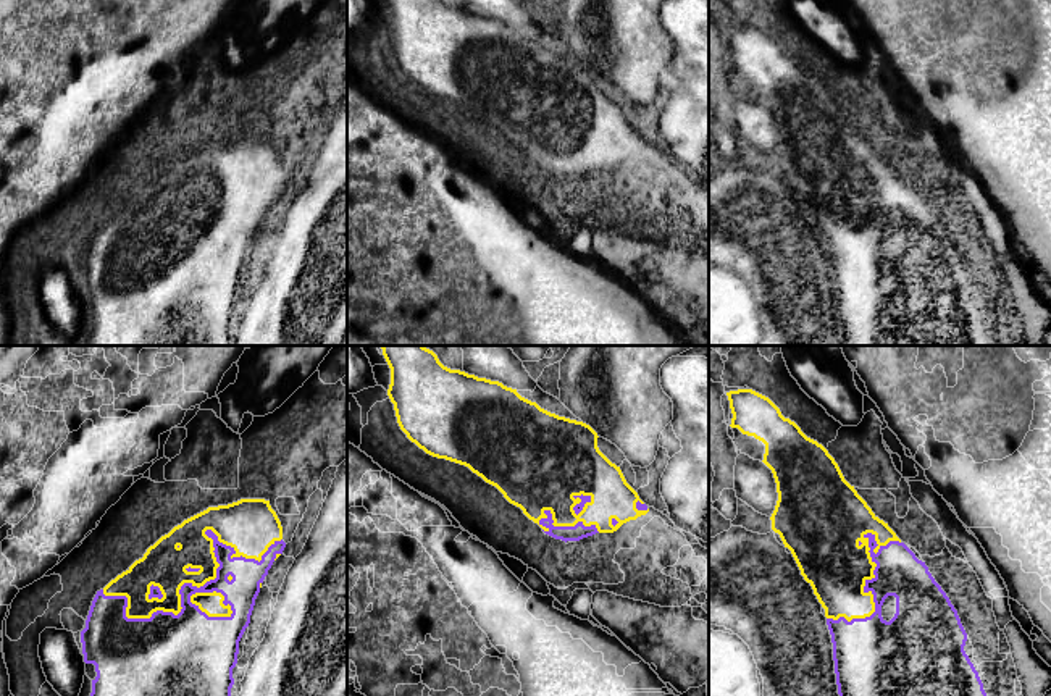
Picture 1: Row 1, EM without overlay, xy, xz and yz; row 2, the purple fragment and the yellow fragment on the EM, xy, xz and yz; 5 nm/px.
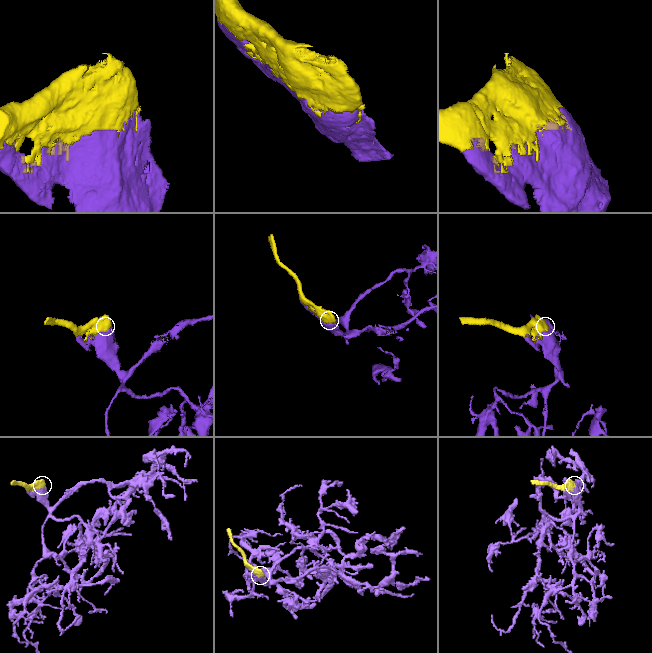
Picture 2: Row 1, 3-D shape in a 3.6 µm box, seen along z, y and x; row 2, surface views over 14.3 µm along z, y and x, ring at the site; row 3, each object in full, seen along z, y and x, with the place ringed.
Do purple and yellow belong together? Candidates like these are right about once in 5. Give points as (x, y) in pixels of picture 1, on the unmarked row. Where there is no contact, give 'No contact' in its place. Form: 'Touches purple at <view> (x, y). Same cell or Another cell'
Touches purple at xy (204, 223). Same cell

